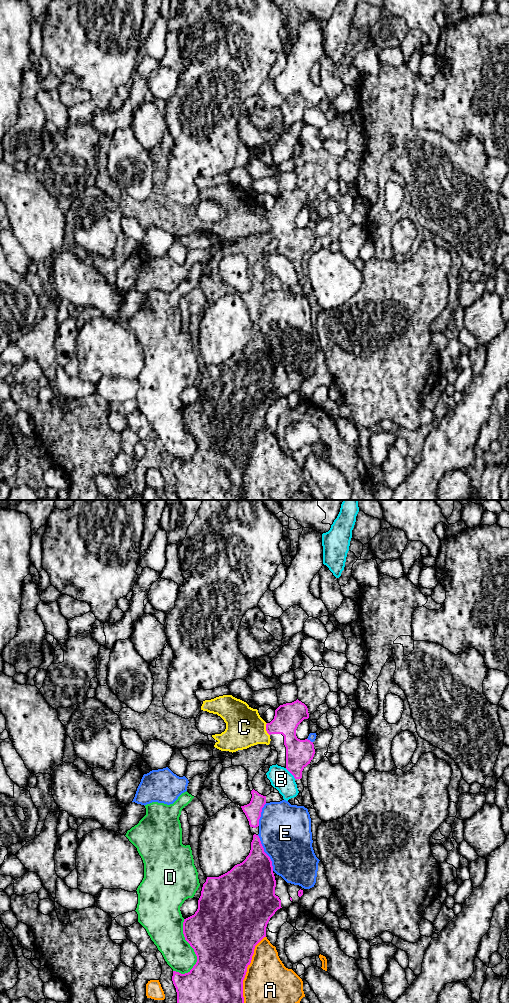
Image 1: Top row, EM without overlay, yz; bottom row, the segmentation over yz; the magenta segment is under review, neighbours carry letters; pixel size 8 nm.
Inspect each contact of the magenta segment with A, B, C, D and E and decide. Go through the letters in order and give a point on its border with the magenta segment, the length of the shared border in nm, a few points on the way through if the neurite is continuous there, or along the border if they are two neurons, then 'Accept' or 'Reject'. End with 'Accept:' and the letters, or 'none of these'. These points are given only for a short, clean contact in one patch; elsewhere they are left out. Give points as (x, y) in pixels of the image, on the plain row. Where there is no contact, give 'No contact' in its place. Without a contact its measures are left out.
A: Touches magenta at yz (245, 462). Shared border 650 nm. Reject
B: Touches magenta at yz (290, 260). Shared border 120 nm. Reject
C: Touches magenta at yz (266, 217). Shared border 110 nm. Boundary: yz (266, 211), (266, 220), (269, 223). Reject
D: Touches magenta at yz (193, 436). Shared border 440 nm. Reject
E: Touches magenta at yz (265, 341). Shared border 320 nm. Reject
Accept: none of these

